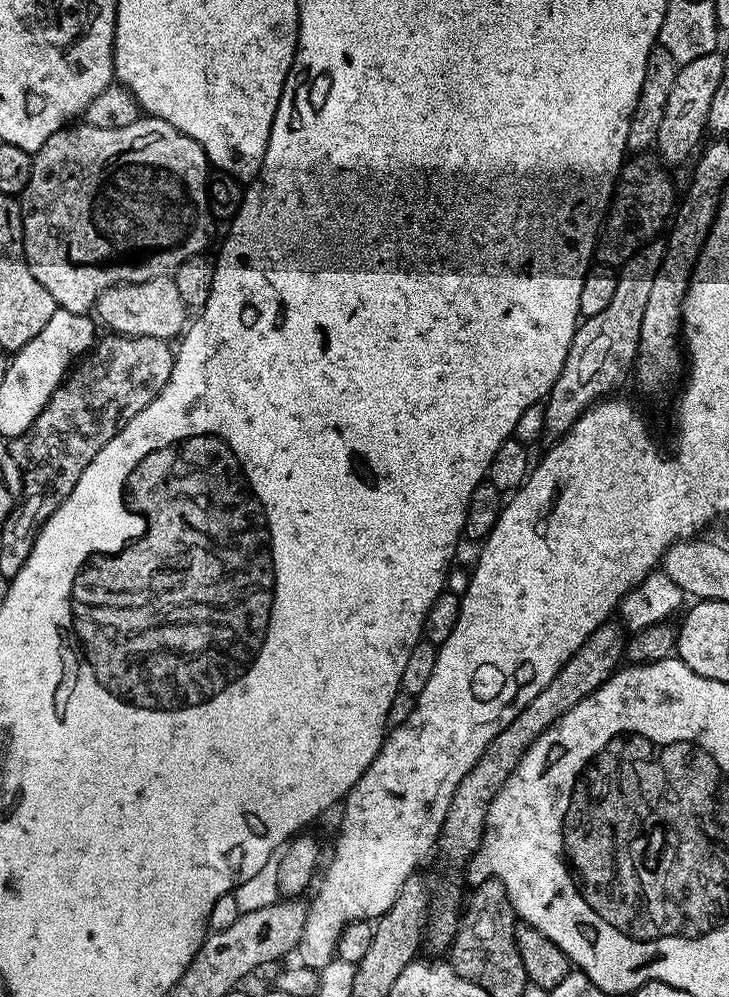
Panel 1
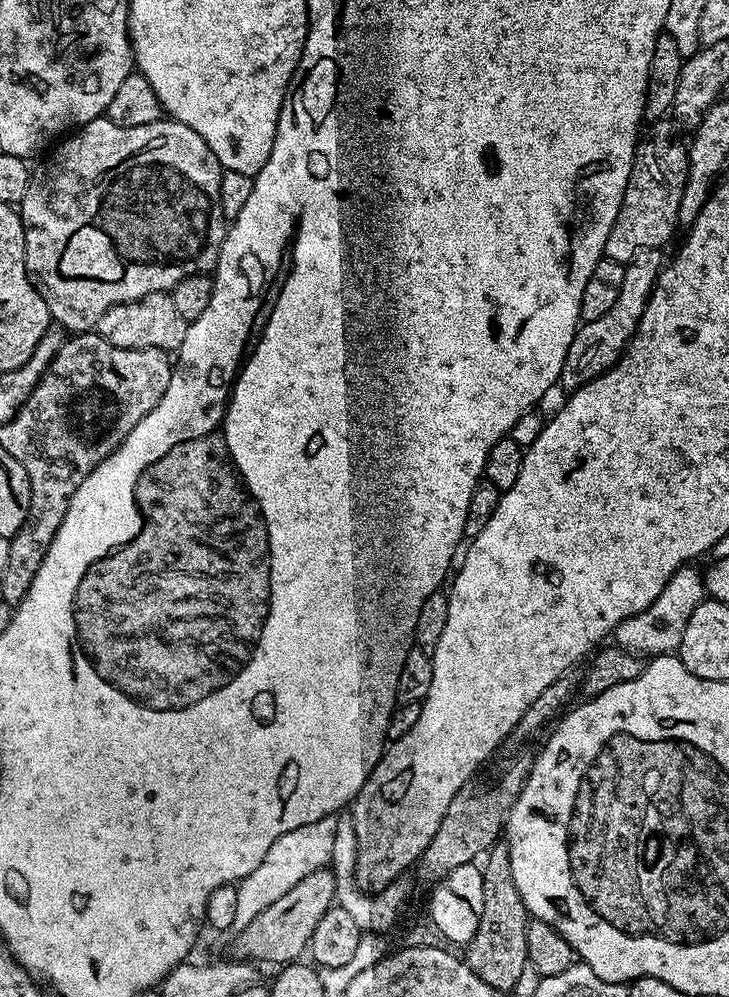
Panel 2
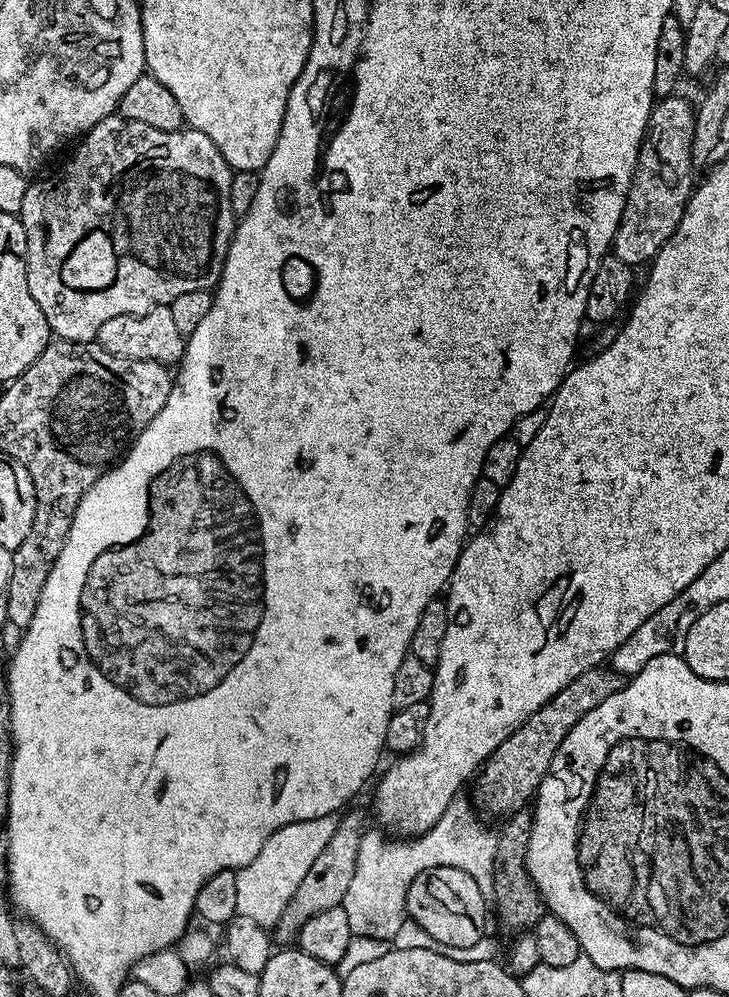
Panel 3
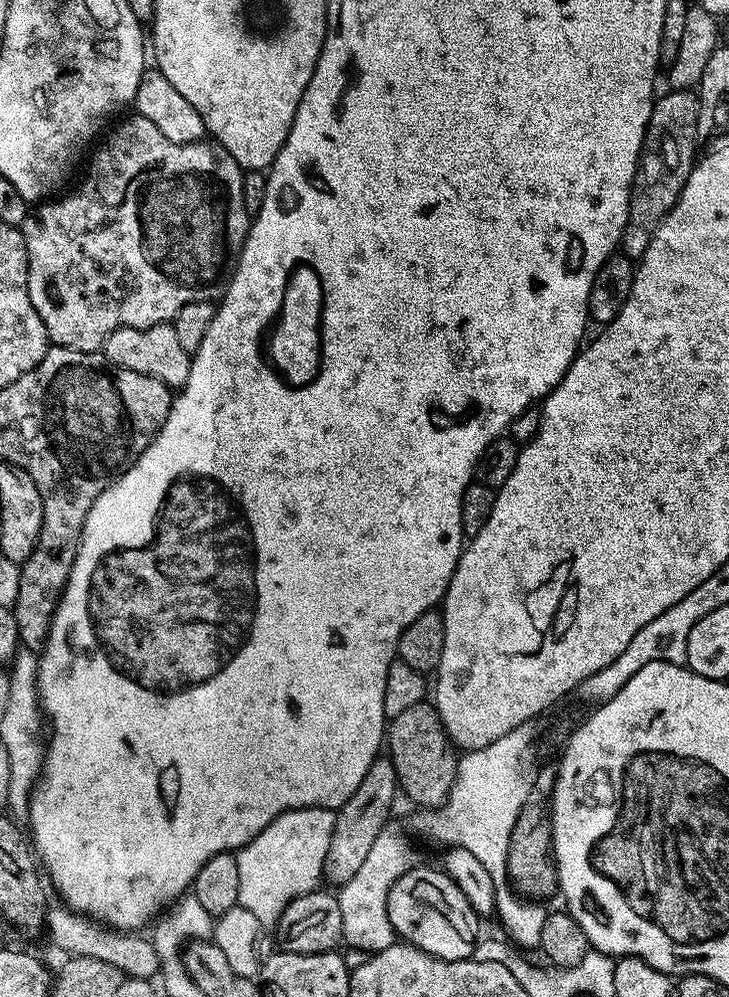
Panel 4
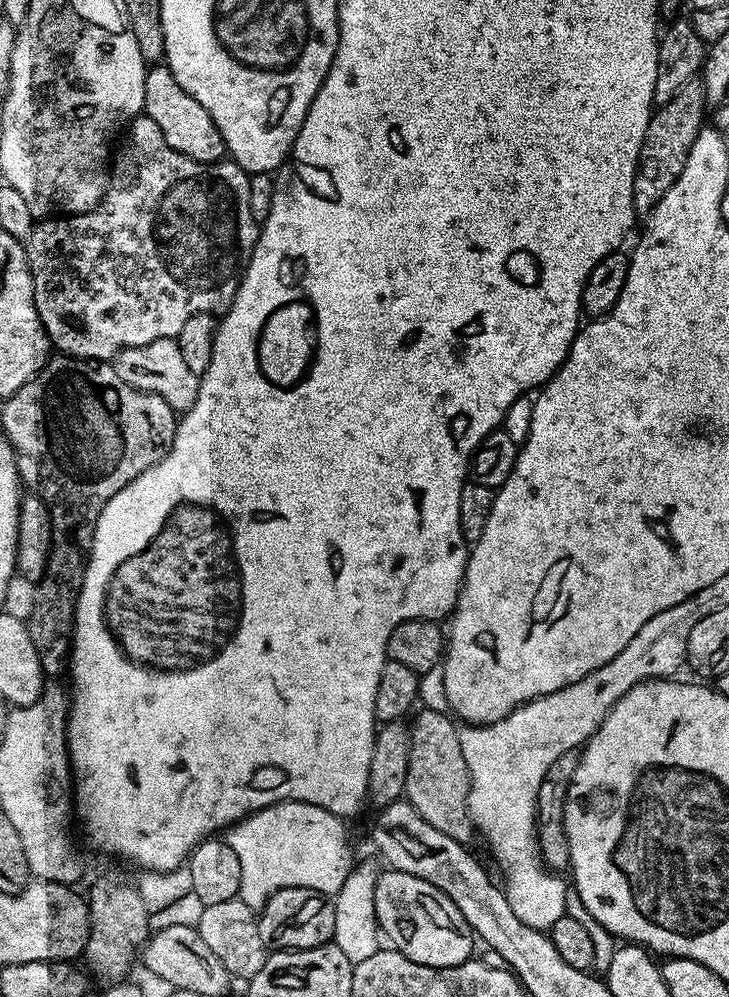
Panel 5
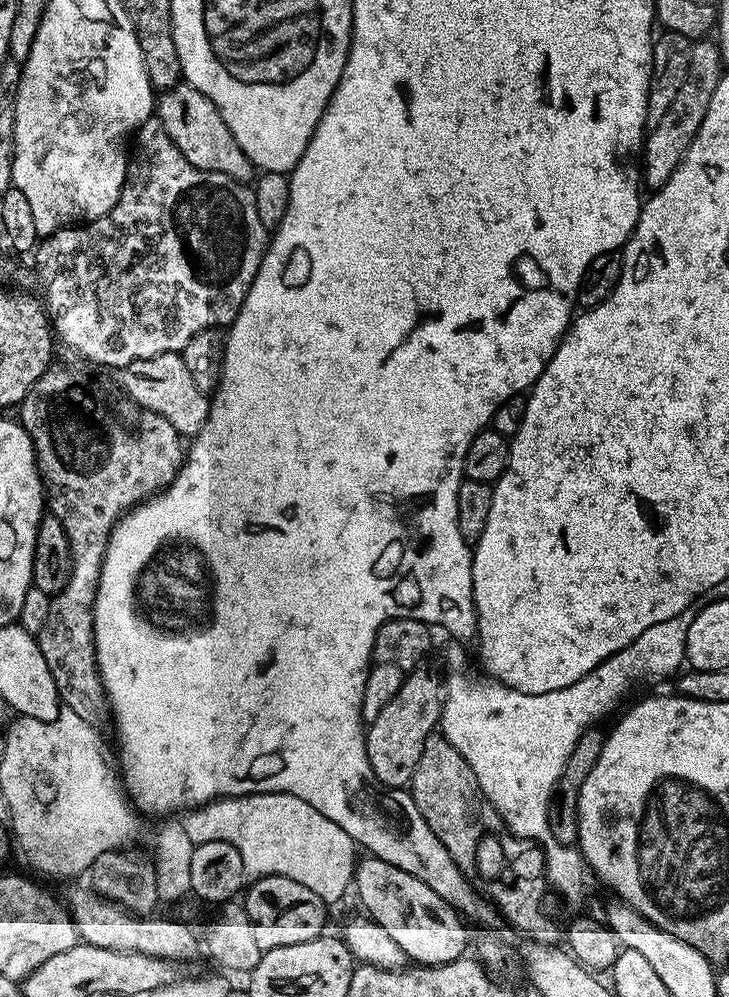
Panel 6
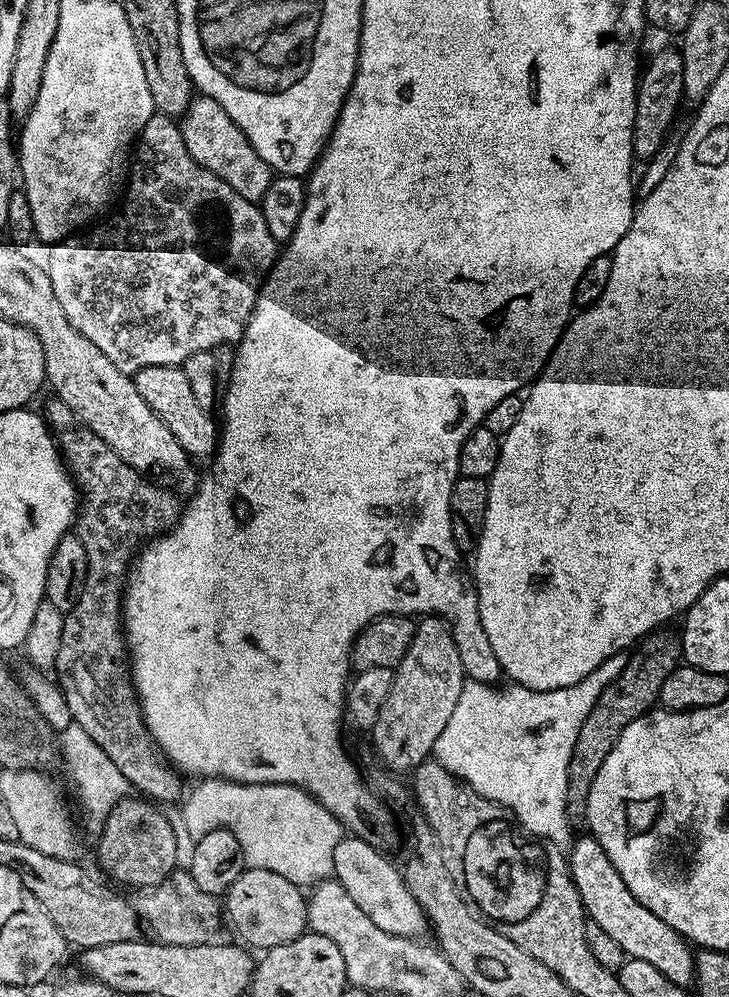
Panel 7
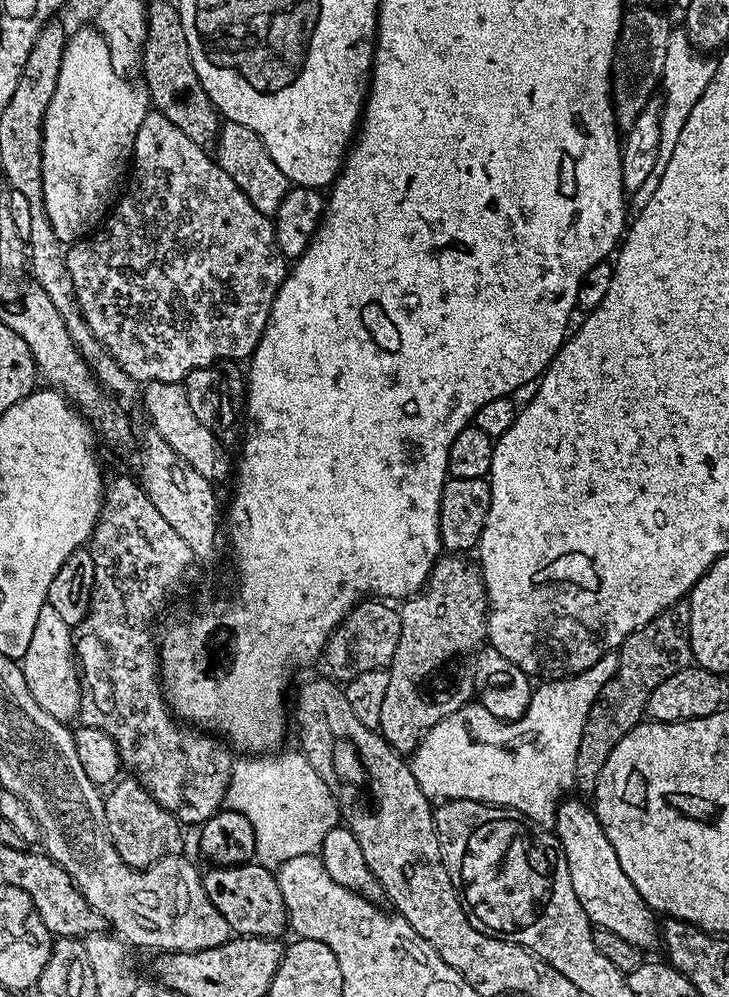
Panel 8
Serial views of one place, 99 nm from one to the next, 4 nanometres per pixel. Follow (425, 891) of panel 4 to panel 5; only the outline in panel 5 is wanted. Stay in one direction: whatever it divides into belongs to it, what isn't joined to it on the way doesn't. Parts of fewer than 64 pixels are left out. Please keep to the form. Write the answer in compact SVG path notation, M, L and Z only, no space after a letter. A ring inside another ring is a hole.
M396 869L383 871L376 880L374 906L385 939L393 943L395 951L415 964L448 968L471 959L472 928L454 906L453 900L425 879Z

